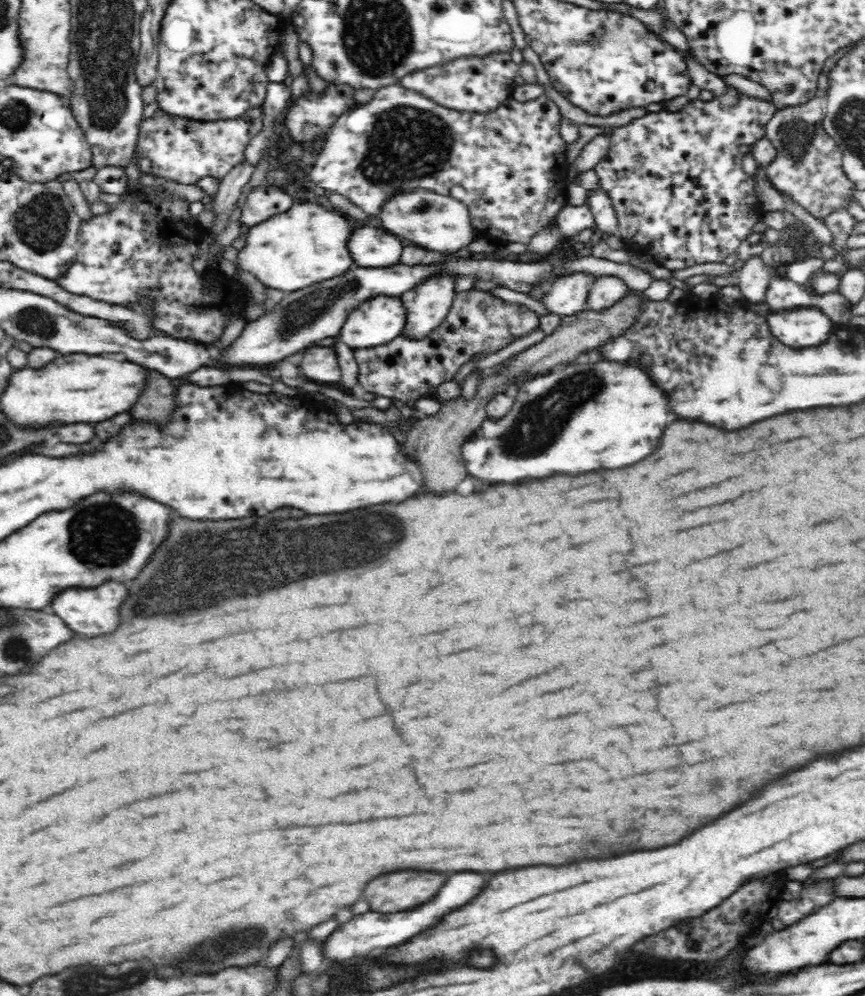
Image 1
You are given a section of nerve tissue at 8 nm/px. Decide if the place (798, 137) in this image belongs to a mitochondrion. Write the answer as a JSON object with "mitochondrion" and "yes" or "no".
{"mitochondrion":"yes"}

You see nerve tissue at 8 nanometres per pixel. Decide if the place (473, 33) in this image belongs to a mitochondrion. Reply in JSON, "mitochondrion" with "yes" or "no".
{"mitochondrion":"no"}

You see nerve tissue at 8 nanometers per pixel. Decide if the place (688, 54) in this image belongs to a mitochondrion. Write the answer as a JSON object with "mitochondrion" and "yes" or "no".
{"mitochondrion":"no"}

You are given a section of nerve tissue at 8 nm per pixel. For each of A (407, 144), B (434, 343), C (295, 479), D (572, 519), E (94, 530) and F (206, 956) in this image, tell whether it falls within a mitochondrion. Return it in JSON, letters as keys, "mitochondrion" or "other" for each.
{"A":"mitochondrion","B":"other","C":"other","D":"other","E":"mitochondrion","F":"mitochondrion"}

